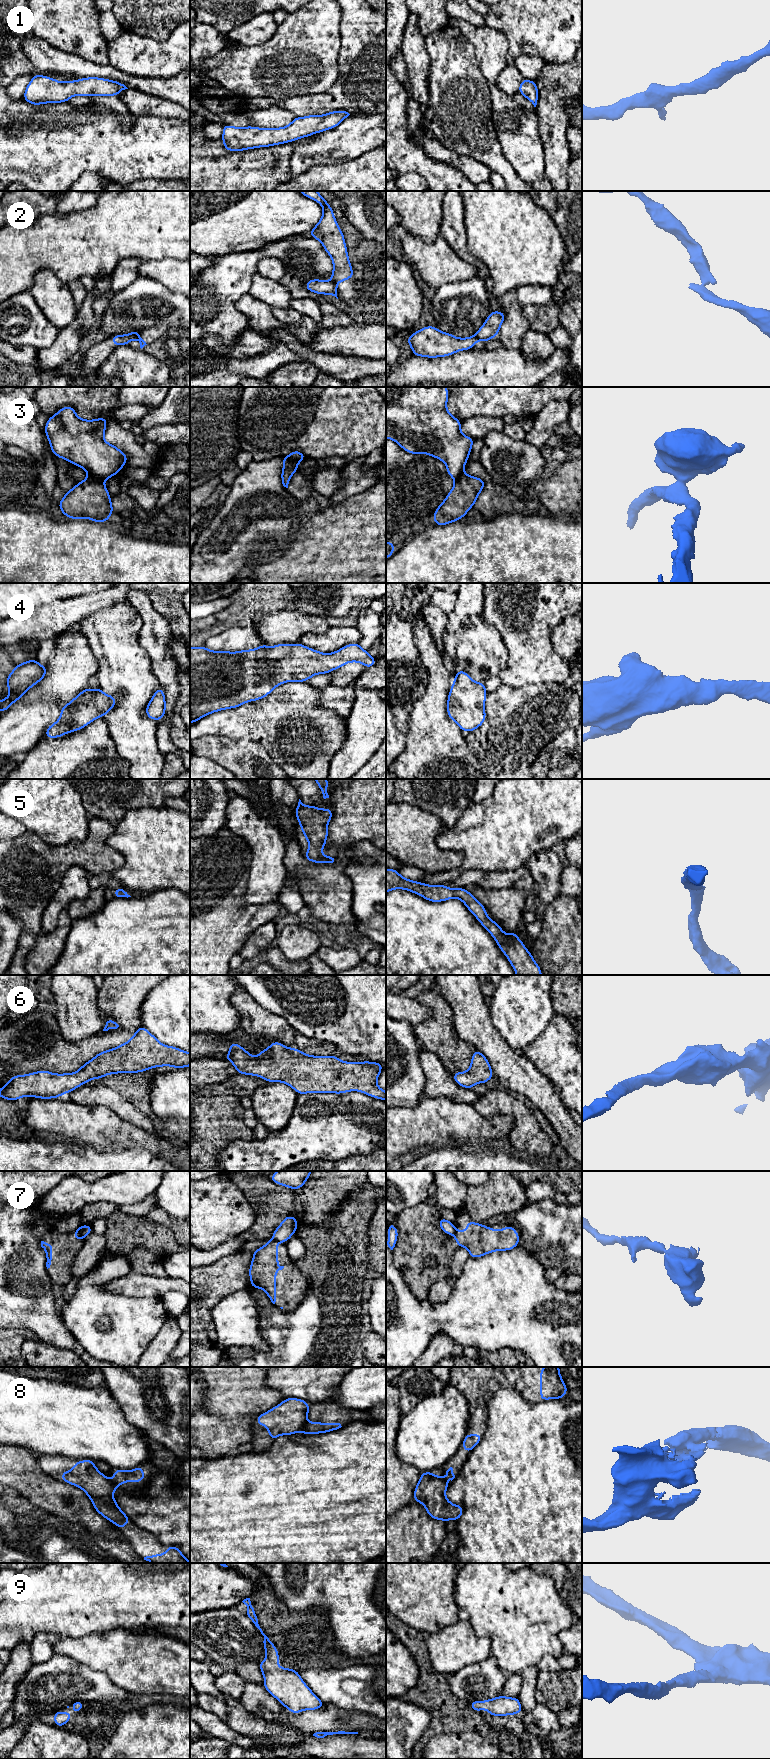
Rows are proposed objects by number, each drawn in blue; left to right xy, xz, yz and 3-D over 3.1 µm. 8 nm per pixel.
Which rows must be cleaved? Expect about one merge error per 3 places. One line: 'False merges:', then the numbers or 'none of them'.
False merges: 2, 3, 7, 8

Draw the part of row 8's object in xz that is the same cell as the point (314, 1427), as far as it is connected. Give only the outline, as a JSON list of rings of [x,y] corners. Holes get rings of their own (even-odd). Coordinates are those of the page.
[[[312,1421],[310,1424],[303,1426],[302,1434],[319,1434],[331,1432],[341,1428],[340,1423],[319,1423],[317,1421]]]

